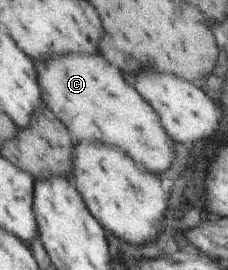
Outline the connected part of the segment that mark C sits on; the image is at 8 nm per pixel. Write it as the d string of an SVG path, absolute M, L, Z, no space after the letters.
M100 53L96 55L52 55L52 59L40 61L40 85L43 89L43 101L46 107L54 112L71 131L75 143L80 141L104 141L106 145L118 145L122 151L132 155L142 167L152 173L166 171L174 161L174 141L164 131L164 123L148 101L124 79L118 67L108 63Z

